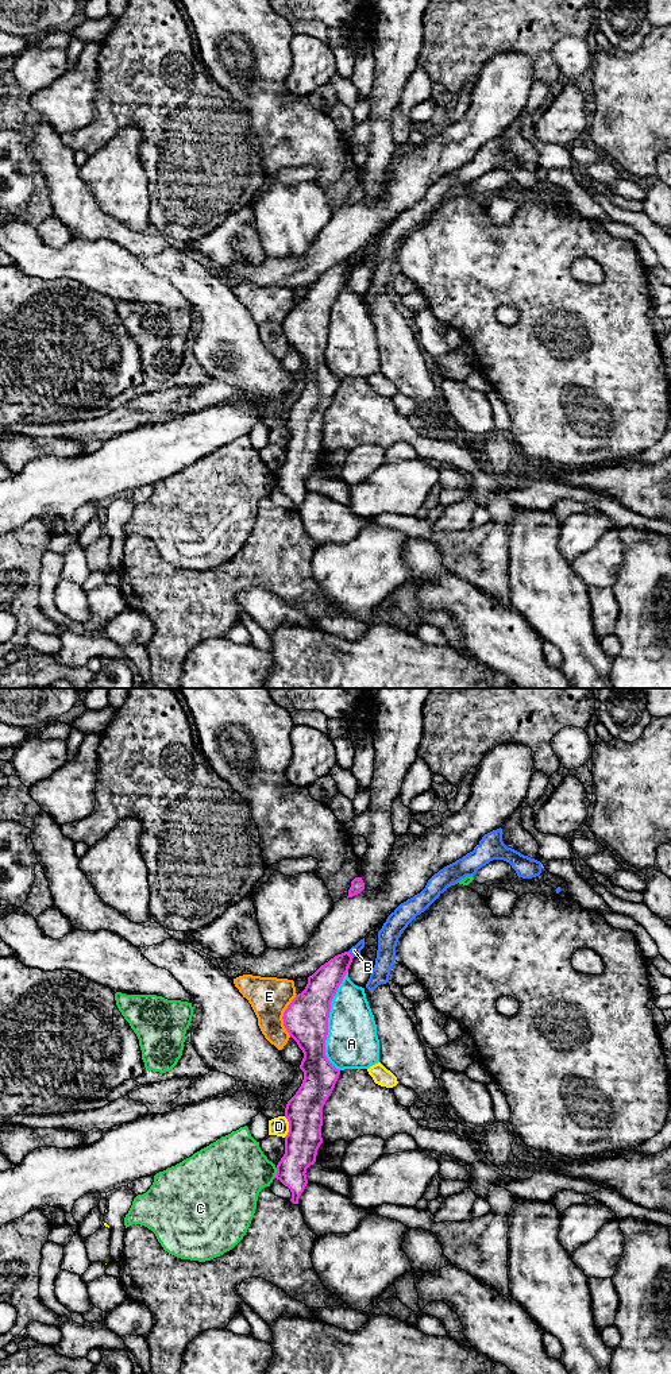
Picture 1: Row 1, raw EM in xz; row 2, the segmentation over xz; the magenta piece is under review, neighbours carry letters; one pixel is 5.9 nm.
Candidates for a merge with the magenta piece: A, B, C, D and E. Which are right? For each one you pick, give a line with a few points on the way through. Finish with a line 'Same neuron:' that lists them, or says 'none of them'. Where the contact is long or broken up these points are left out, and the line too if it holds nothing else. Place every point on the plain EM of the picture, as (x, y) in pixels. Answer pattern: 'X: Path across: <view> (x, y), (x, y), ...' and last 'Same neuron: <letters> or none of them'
Same neuron: none of them

